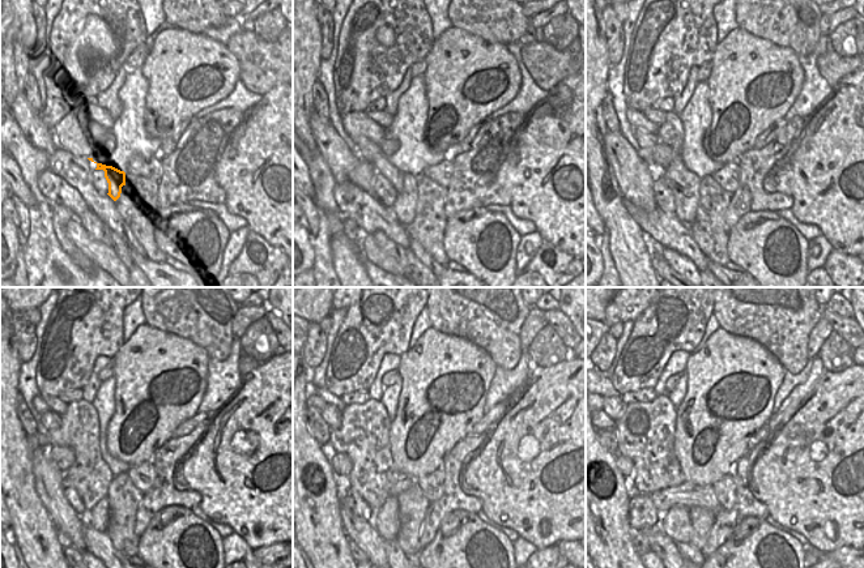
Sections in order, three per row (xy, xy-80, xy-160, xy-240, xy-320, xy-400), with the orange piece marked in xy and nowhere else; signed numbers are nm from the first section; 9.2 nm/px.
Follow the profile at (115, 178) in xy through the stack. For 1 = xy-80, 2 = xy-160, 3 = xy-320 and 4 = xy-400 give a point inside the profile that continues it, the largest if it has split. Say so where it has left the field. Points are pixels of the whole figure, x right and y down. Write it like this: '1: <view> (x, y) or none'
1: xy-80 (369, 150)
2: xy-160 (645, 140)
3: xy-320 (331, 414)
4: xy-400 (613, 408)

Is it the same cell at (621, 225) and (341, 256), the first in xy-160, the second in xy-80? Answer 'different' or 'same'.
same

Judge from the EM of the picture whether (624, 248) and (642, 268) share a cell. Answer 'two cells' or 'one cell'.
one cell

